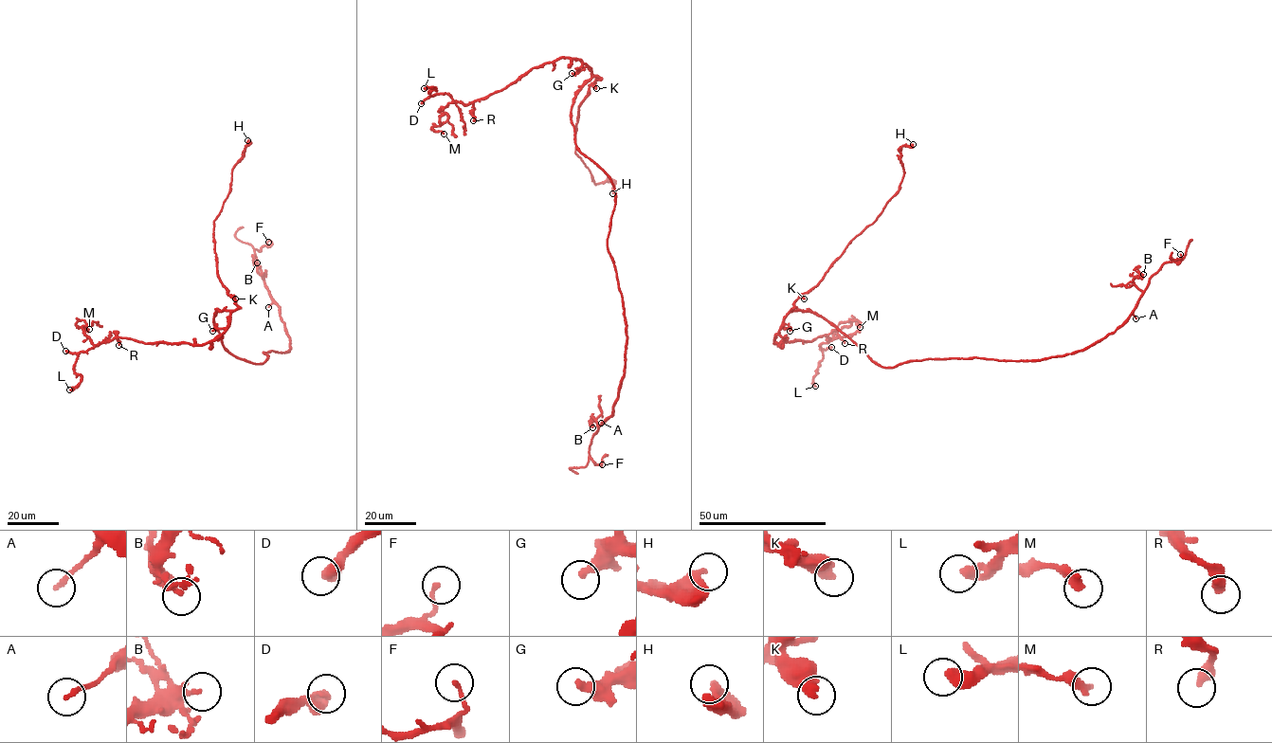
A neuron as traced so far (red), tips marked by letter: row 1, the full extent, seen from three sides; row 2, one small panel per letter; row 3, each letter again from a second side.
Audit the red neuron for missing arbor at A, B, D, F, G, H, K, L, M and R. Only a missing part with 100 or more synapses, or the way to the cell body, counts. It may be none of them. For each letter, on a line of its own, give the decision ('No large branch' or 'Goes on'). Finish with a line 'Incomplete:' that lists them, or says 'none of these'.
A: No large branch
B: No large branch
D: No large branch
F: No large branch
G: No large branch
H: No large branch
K: No large branch
L: No large branch
M: No large branch
R: No large branch
Incomplete: none of these

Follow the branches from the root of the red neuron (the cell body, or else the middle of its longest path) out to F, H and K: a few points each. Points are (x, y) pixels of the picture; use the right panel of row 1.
F: (887, 367), (925, 359), (1036, 360), (1082, 351), (1119, 327), (1149, 279), (1164, 263), (1178, 262), (1180, 254)
H: (887, 367), (874, 362), (823, 317), (791, 310), (899, 190), (904, 173), (900, 148), (913, 144)
K: (887, 367), (874, 362), (823, 317), (810, 312), (792, 311), (793, 302), (800, 297), (804, 299)

